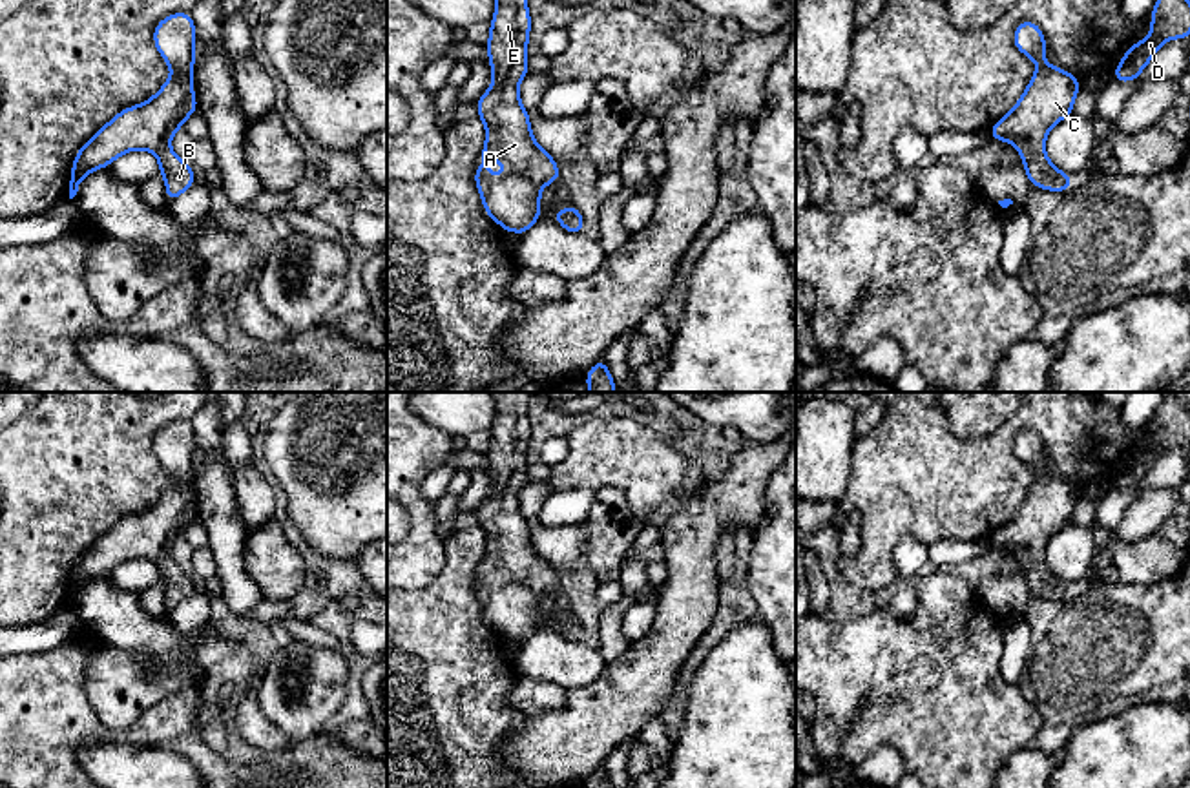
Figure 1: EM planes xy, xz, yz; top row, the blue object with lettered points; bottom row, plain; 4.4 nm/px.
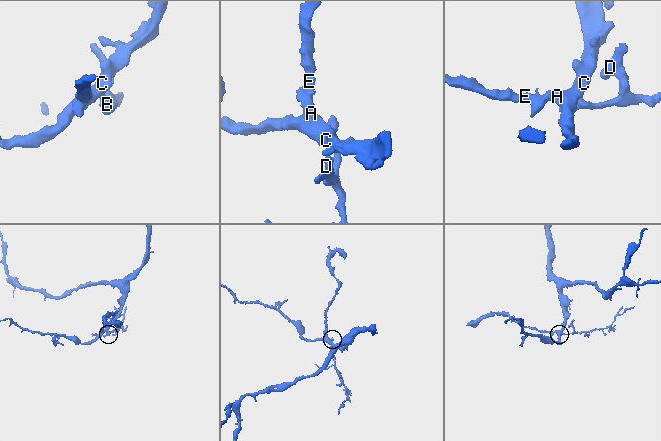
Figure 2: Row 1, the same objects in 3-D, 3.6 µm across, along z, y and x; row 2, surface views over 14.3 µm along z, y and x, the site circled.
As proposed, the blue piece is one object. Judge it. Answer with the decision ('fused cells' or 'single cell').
single cell

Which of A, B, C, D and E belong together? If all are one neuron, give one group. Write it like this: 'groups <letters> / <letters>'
groups A B C D E

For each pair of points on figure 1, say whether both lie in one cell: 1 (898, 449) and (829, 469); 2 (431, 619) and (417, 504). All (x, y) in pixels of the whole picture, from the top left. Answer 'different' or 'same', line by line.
1: different
2: different

